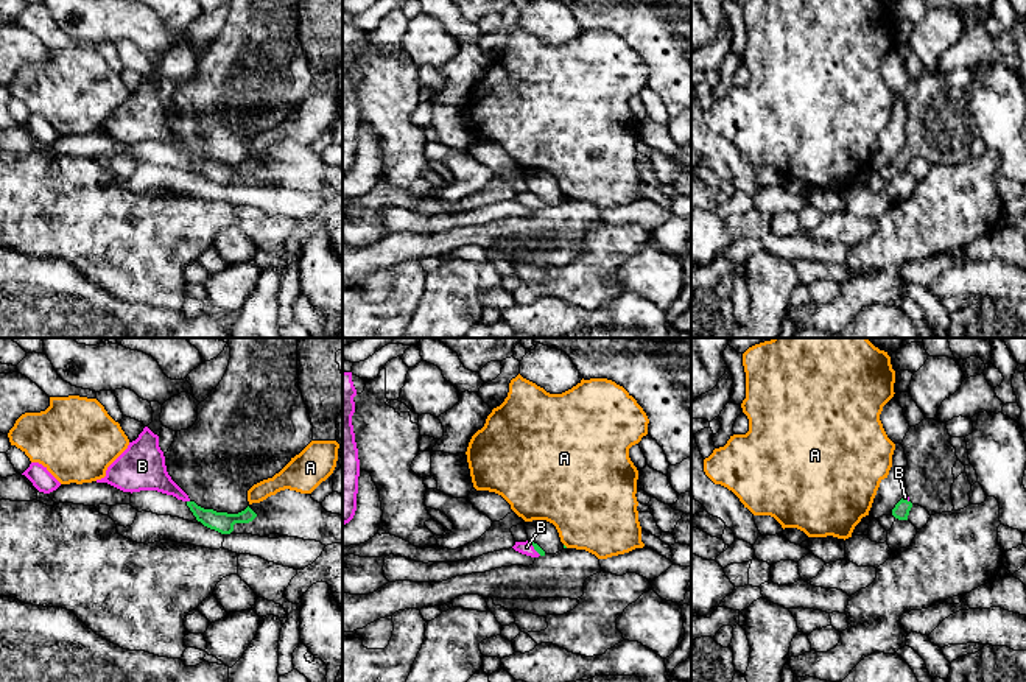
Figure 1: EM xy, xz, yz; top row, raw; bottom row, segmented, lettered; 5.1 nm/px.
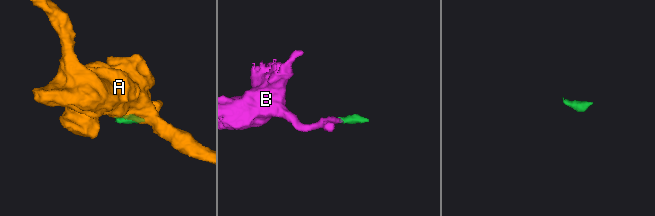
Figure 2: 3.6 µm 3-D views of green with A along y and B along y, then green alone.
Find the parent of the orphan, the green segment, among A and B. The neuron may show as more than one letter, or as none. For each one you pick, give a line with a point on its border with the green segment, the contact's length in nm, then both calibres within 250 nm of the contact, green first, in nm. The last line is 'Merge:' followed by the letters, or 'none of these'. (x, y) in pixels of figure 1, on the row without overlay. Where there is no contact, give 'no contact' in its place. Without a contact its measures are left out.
B: contact xz (534, 200); length 90 nm; calibres 40 and 70 nm
Merge: B

